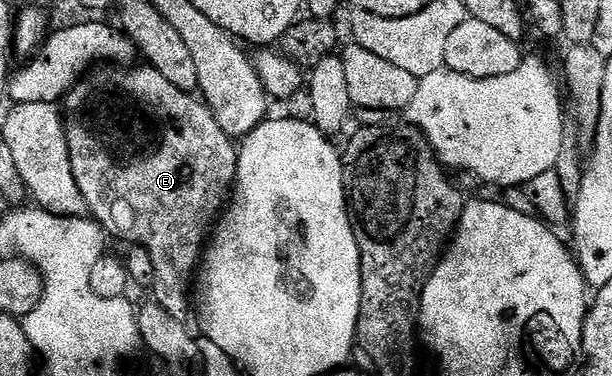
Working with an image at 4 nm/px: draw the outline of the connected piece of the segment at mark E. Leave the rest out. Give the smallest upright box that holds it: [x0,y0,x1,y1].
[62,65,237,321]

